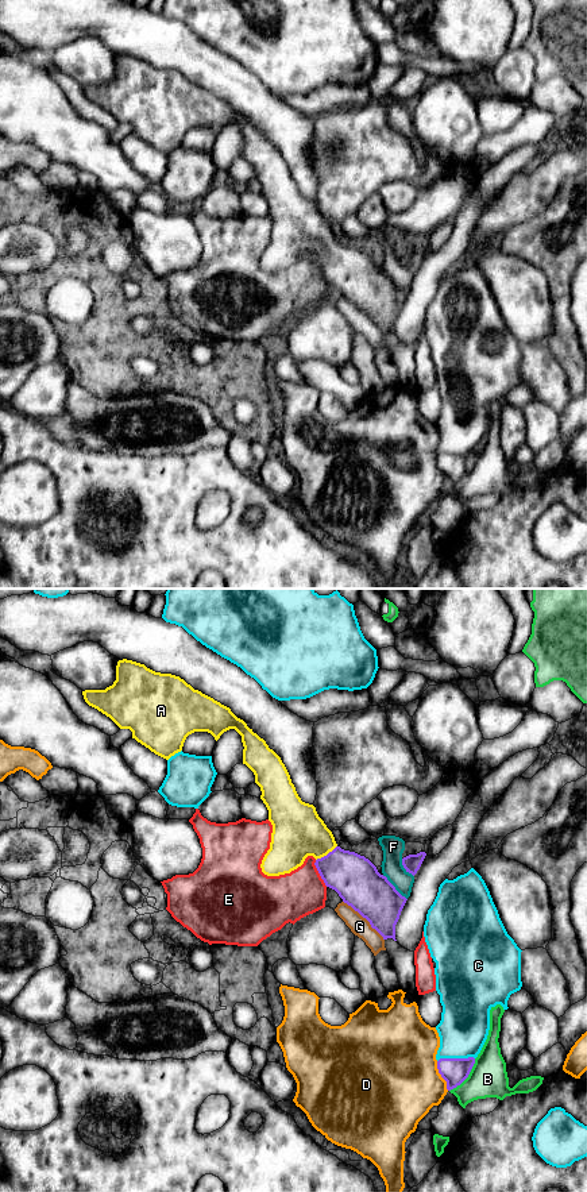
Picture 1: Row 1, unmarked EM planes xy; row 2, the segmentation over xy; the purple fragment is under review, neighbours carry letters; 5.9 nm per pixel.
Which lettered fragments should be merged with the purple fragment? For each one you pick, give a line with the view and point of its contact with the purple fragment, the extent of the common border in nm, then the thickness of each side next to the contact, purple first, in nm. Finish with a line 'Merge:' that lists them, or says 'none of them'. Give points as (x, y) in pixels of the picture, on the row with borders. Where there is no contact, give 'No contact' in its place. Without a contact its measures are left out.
A: Touches purple at xy (327, 855). Shared border 160 nm. Thickness 280 nm (purple) against 300 nm
Merge: A

